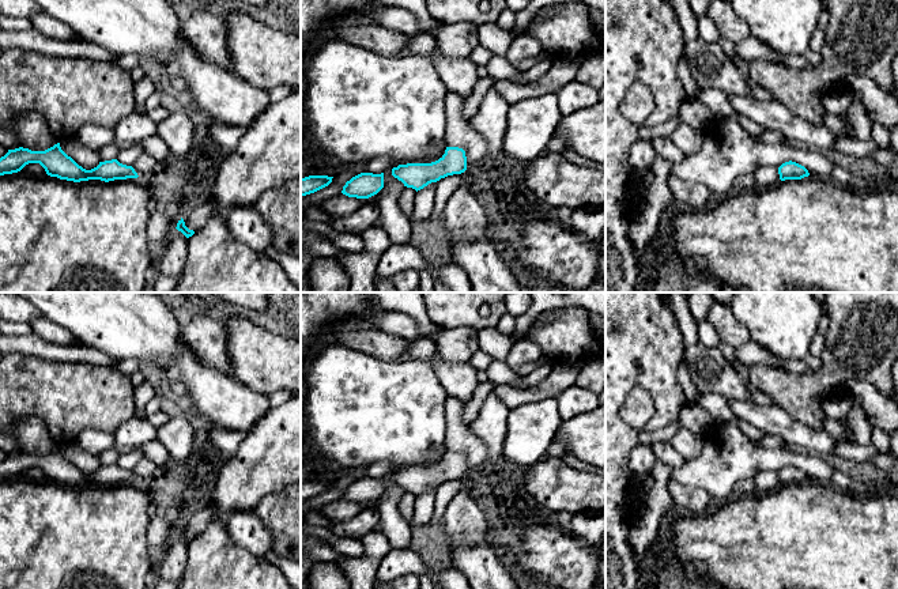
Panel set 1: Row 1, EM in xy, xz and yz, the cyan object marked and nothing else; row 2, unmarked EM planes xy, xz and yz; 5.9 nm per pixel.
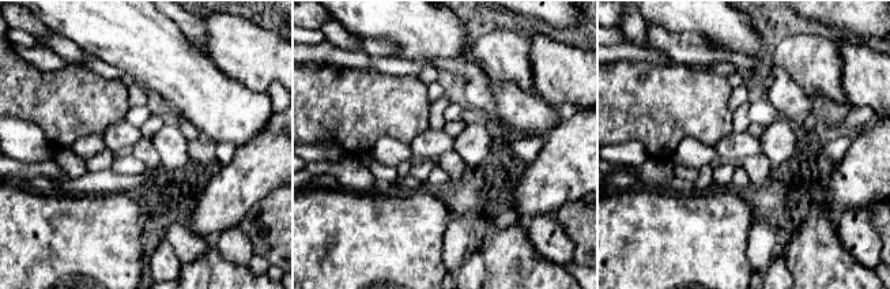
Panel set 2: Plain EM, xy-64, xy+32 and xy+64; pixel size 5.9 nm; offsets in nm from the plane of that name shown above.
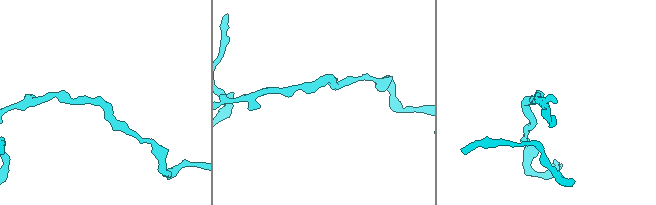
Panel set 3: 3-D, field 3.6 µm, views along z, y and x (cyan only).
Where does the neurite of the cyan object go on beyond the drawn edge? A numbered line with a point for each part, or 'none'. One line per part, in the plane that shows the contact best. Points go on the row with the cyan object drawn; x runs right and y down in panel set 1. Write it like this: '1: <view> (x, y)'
none

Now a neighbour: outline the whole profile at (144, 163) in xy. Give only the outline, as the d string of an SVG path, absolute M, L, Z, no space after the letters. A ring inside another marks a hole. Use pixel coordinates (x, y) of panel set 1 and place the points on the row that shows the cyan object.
M143 154L133 165L132 167L137 173L140 178L143 178L150 171L155 170L158 166L158 162L148 156L147 154Z

